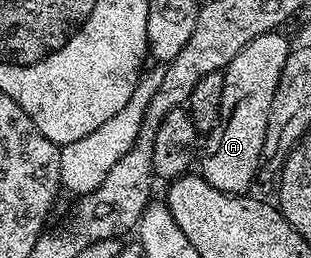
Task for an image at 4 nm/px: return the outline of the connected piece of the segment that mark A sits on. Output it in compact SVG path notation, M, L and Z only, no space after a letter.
M282 31L266 32L249 46L245 46L229 62L223 72L225 91L221 93L221 114L217 126L206 133L201 151L197 156L198 175L222 192L234 196L246 193L259 172L263 160L265 126L269 122L269 106L273 106L273 94L281 78L281 69L285 67L285 58L289 58L292 45L282 36Z

